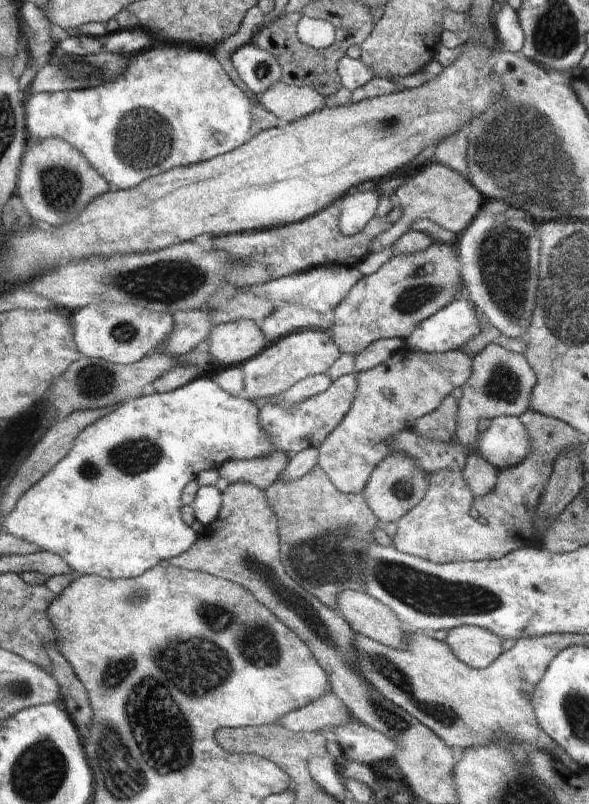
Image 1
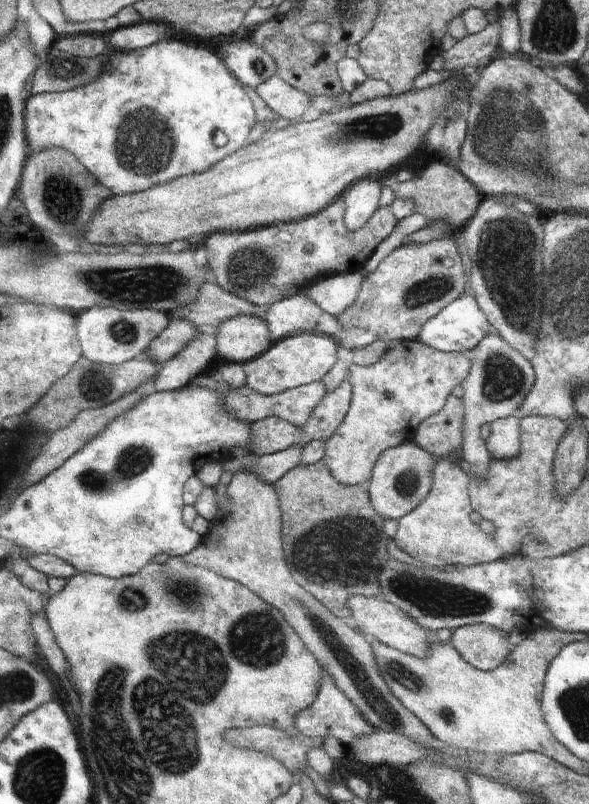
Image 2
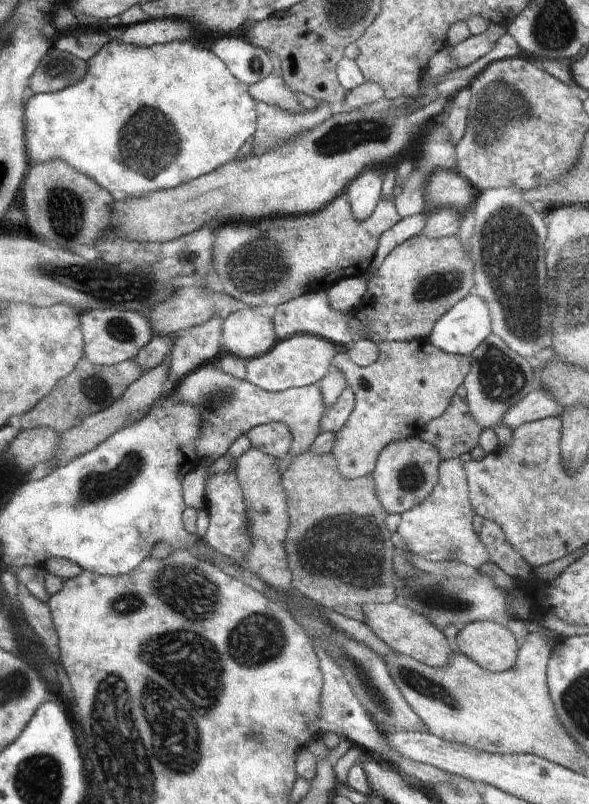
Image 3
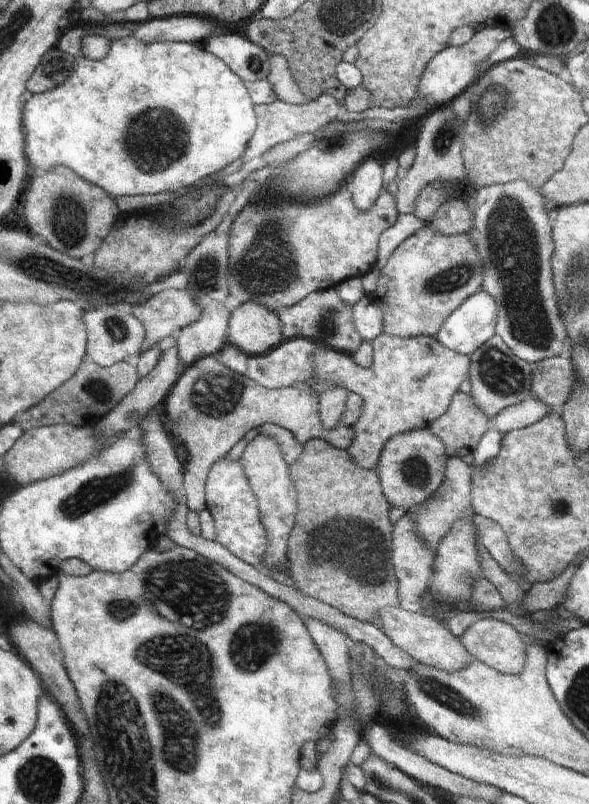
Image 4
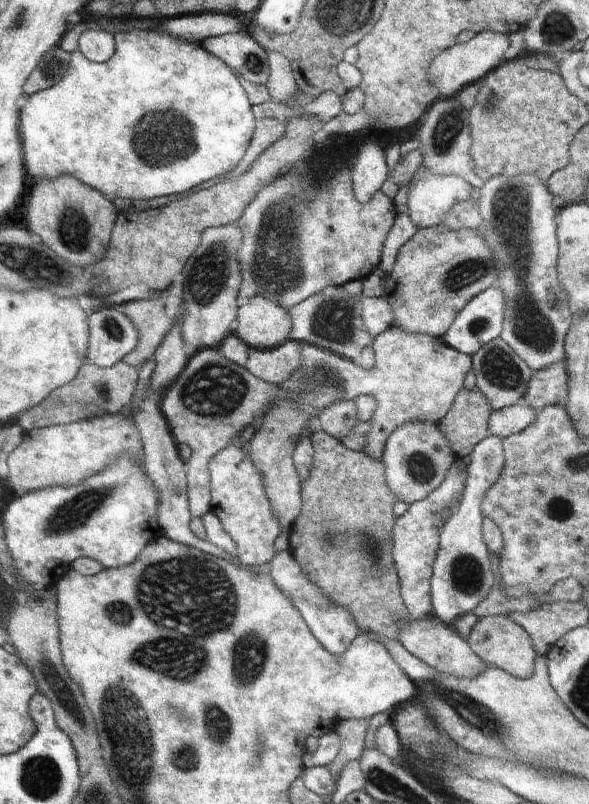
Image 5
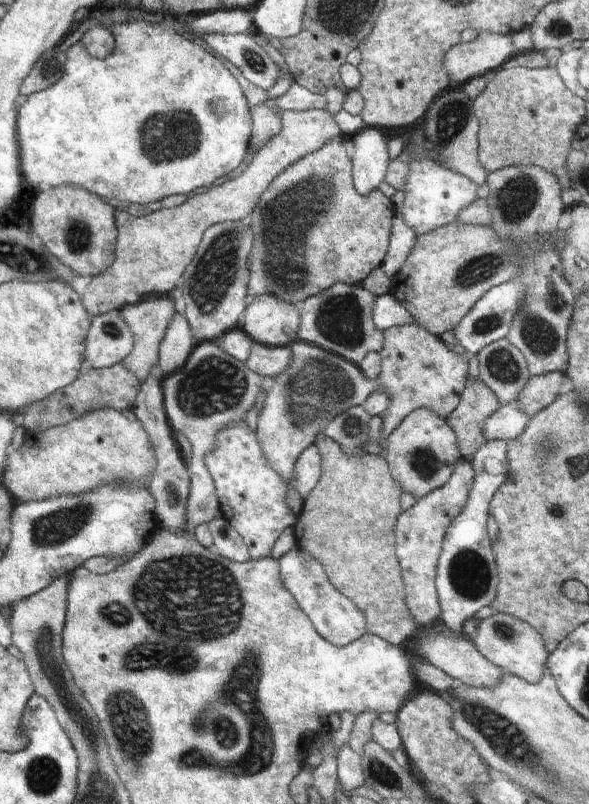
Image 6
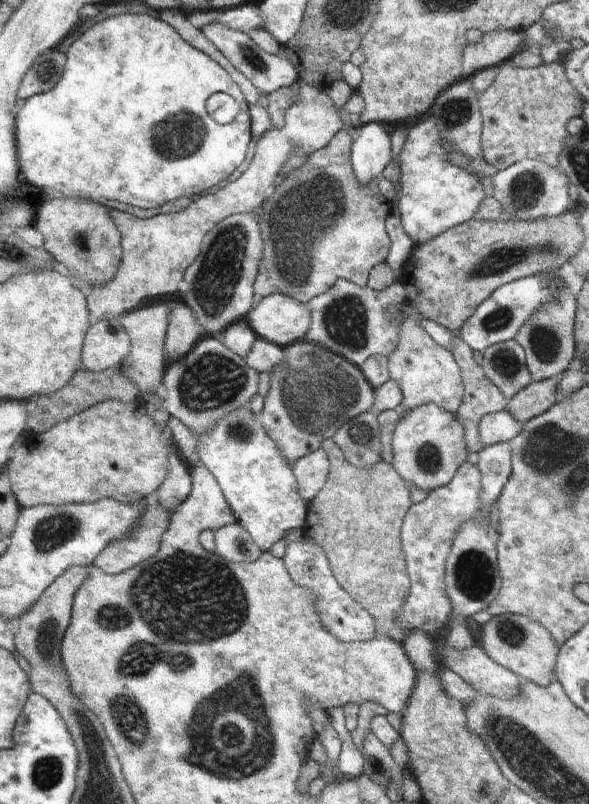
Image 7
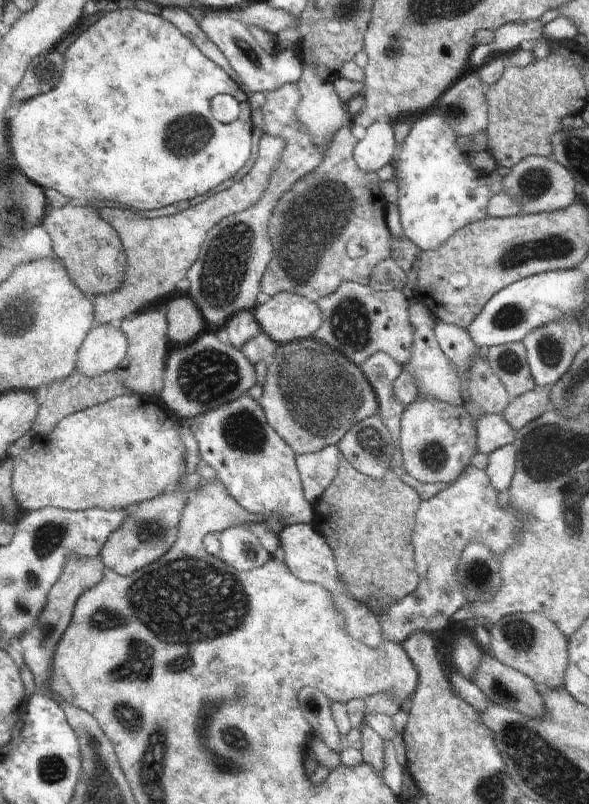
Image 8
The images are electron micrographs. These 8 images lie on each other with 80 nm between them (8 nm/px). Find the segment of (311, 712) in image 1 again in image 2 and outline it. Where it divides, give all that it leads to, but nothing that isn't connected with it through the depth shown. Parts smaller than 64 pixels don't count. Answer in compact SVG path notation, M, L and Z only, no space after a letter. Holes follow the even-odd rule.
M321 669L321 686L315 701L311 707L303 710L295 718L295 725L299 732L306 737L323 739L325 736L334 736L344 746L354 743L357 739L369 735L374 730L373 726L361 716L356 705L353 705L351 700L337 688L336 682L324 669Z

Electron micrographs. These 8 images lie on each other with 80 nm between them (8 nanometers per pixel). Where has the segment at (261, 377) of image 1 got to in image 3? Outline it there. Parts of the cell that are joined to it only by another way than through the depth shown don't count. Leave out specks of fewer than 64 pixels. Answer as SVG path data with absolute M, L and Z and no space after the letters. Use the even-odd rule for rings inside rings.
M294 335L278 341L266 354L246 360L246 381L268 392L278 392L292 387L314 385L322 380L333 368L333 356L339 348L326 339L312 335Z

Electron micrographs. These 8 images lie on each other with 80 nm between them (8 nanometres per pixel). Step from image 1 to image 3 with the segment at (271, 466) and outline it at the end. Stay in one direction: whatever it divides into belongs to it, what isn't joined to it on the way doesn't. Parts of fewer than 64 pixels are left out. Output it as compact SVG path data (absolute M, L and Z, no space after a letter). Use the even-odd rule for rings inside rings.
M210 362L201 364L194 372L181 378L171 389L173 390L171 393L179 403L188 403L195 407L201 420L199 437L196 437L193 444L200 462L184 475L181 484L185 505L194 510L206 509L205 480L210 465L228 452L228 448L238 436L246 434L252 427L282 423L291 430L293 434L291 450L283 459L276 459L281 474L291 460L306 449L310 449L316 437L323 432L320 428L325 406L316 384L271 393L251 382L241 381L226 374Z

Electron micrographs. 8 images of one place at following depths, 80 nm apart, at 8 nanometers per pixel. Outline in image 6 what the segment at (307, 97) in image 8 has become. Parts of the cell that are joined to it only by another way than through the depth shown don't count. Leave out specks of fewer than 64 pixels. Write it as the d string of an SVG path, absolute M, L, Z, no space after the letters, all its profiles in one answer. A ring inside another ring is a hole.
M326 110L281 111L280 121L282 130L278 136L253 155L239 176L227 179L220 186L213 185L191 194L181 206L162 208L140 218L131 216L123 208L115 210L115 263L105 274L92 277L81 298L91 318L121 310L127 305L128 292L135 292L138 299L155 292L177 296L184 270L192 262L208 228L225 221L247 221L257 208L260 196L284 170L304 156L321 150L326 140L341 134L332 114Z

